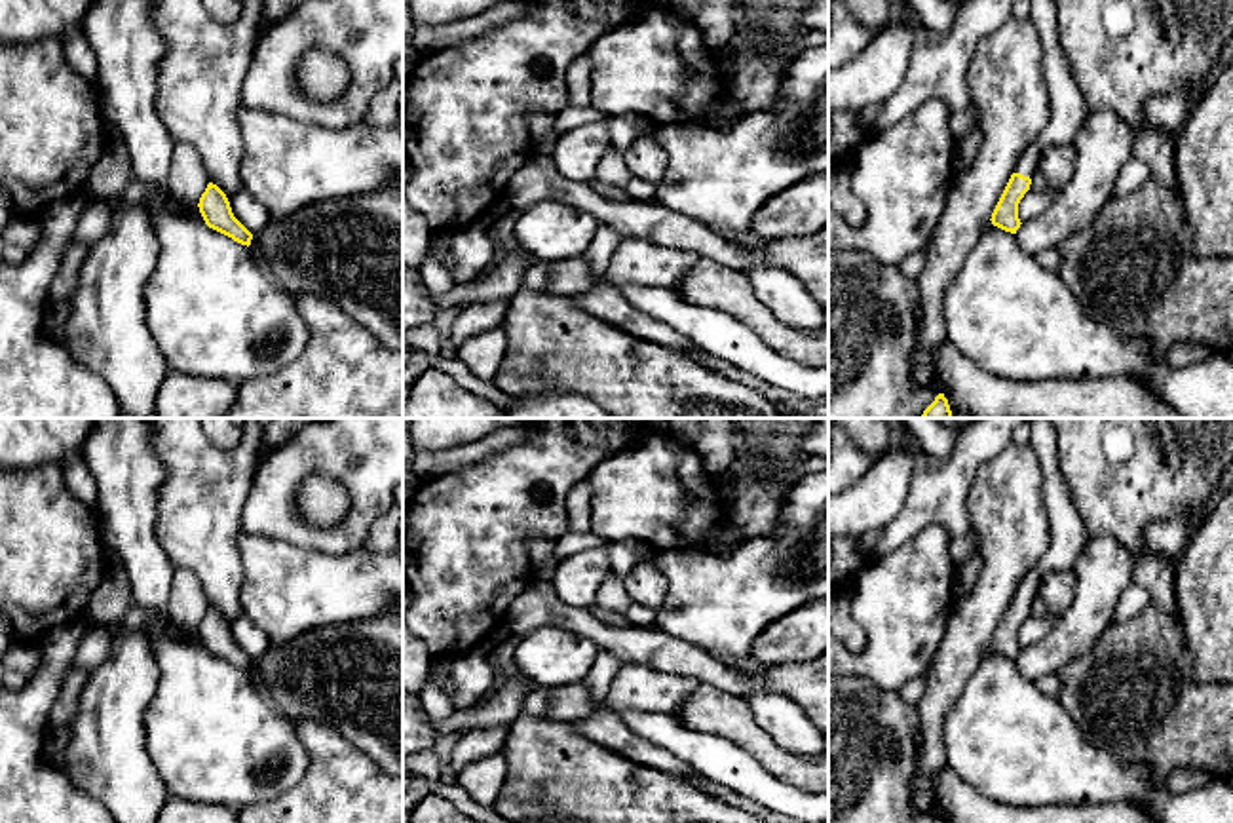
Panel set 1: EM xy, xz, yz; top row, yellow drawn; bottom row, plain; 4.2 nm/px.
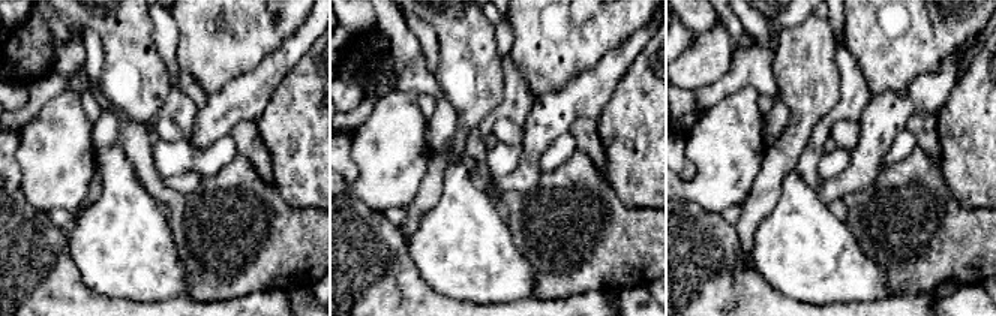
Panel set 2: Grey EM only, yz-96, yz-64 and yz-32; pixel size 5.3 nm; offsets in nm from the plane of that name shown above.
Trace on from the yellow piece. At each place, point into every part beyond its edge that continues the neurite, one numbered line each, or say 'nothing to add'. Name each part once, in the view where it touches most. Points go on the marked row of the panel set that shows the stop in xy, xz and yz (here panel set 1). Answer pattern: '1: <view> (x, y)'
1: yz (1066, 107)

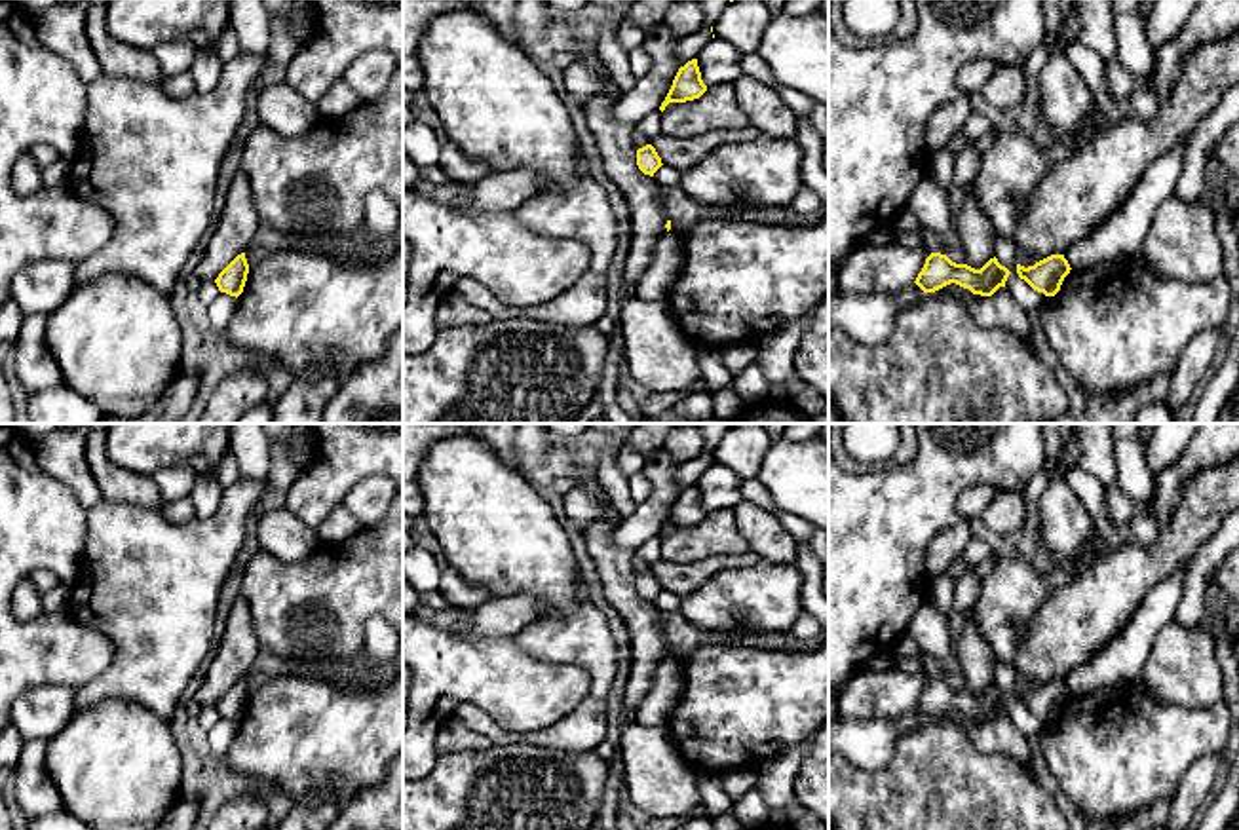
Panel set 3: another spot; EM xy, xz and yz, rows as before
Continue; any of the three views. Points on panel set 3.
nothing to add

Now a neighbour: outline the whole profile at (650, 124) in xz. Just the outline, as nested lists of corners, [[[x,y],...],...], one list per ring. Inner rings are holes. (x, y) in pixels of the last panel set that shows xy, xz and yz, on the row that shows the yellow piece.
[[[658,108],[650,114],[646,114],[640,122],[635,123],[635,127],[644,133],[650,141],[659,137],[663,133],[663,112]]]

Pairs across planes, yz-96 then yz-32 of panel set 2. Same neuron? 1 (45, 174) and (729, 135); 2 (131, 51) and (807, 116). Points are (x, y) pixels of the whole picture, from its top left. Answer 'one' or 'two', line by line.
1: one
2: one

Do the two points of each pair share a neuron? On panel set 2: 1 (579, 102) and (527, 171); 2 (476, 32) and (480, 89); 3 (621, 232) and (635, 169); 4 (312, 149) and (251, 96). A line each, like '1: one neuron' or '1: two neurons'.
1: one neuron
2: one neuron
3: two neurons
4: two neurons

